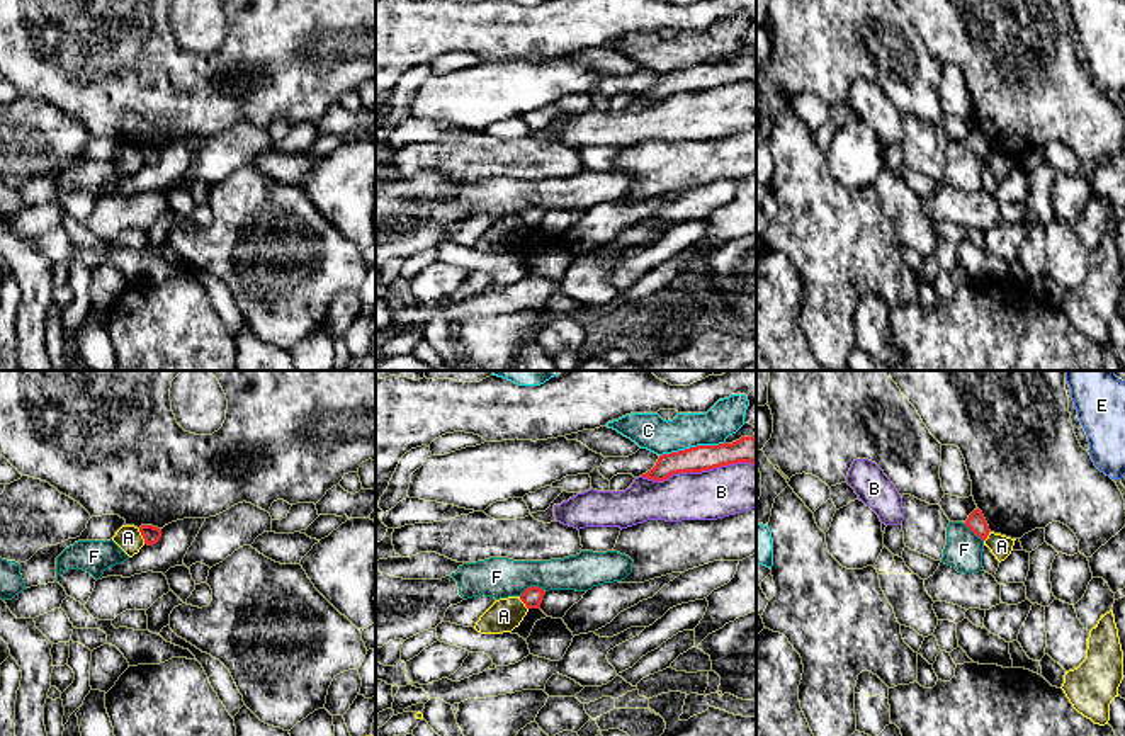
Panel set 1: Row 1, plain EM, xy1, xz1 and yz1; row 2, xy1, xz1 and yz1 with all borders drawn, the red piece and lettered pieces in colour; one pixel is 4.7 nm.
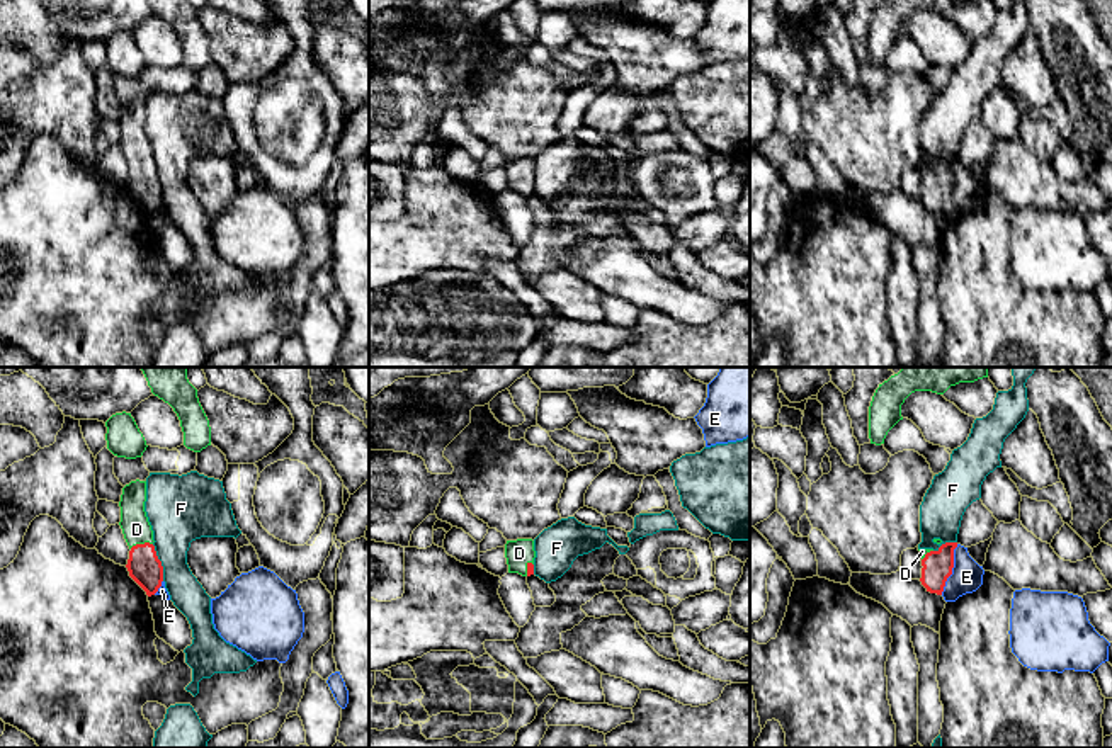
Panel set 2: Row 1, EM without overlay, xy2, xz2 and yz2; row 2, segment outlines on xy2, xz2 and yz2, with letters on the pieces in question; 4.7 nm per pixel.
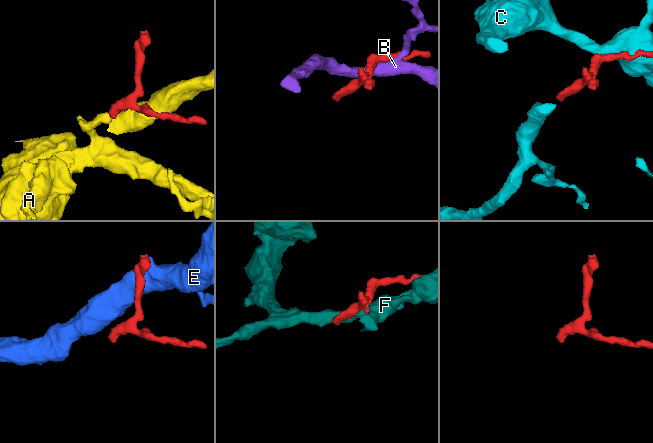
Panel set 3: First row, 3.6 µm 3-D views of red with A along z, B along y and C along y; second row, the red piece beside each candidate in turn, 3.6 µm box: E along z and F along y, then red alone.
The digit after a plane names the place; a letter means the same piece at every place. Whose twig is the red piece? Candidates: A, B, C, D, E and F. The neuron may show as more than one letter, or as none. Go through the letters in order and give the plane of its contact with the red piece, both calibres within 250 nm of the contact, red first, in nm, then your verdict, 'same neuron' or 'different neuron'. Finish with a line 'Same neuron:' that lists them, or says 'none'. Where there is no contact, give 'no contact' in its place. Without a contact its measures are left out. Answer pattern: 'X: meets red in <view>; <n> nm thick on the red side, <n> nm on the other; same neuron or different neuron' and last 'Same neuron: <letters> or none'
A: meets red in xy1; 80 nm thick on the red side, 120 nm on the other; different neuron
B: meets red in xz1; 130 nm thick on the red side, 240 nm on the other; different neuron
C: meets red in xz1; 130 nm thick on the red side, 170 nm on the other; different neuron
D: meets red in xy2; 160 nm thick on the red side, 140 nm on the other; same neuron
E: meets red in yz2; 140 nm thick on the red side, 150 nm on the other; different neuron
F: meets red in xy2; 160 nm thick on the red side, 280 nm on the other; different neuron
Same neuron: D

